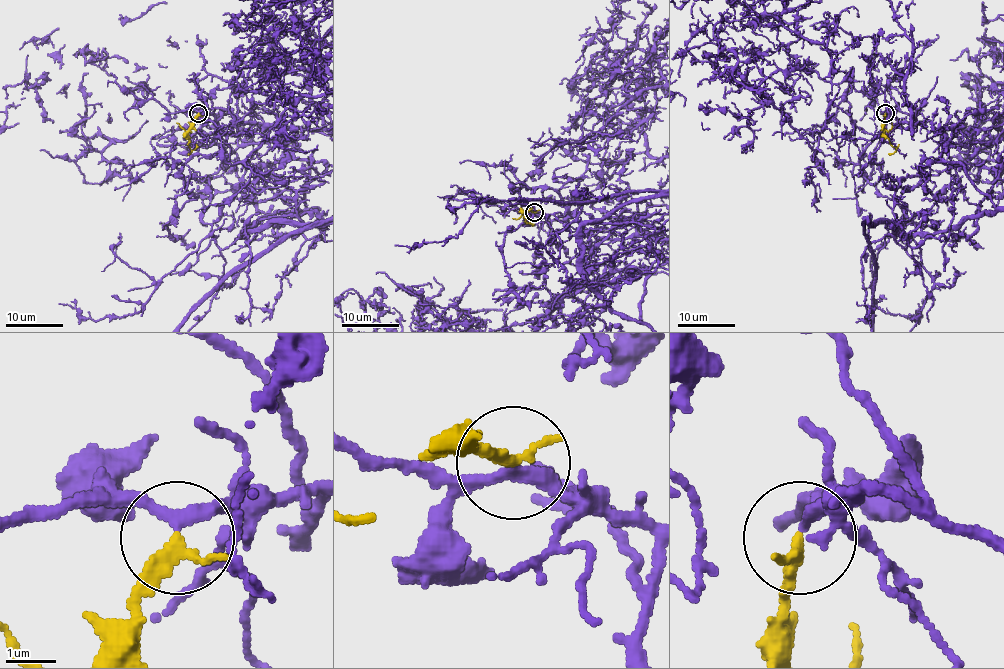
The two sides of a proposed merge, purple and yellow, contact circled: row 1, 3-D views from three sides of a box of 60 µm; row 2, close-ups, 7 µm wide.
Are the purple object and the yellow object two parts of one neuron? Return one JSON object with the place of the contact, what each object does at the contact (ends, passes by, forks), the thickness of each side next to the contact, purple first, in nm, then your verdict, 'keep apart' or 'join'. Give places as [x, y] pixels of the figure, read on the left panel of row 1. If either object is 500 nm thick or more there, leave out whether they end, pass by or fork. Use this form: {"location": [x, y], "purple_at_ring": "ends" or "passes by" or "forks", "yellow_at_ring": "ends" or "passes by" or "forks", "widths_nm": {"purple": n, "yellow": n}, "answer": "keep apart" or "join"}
{"location": [198, 113], "purple_at_ring": "passes by", "yellow_at_ring": "ends", "widths_nm": {"purple": 240, "yellow": 280}, "answer": "join"}

